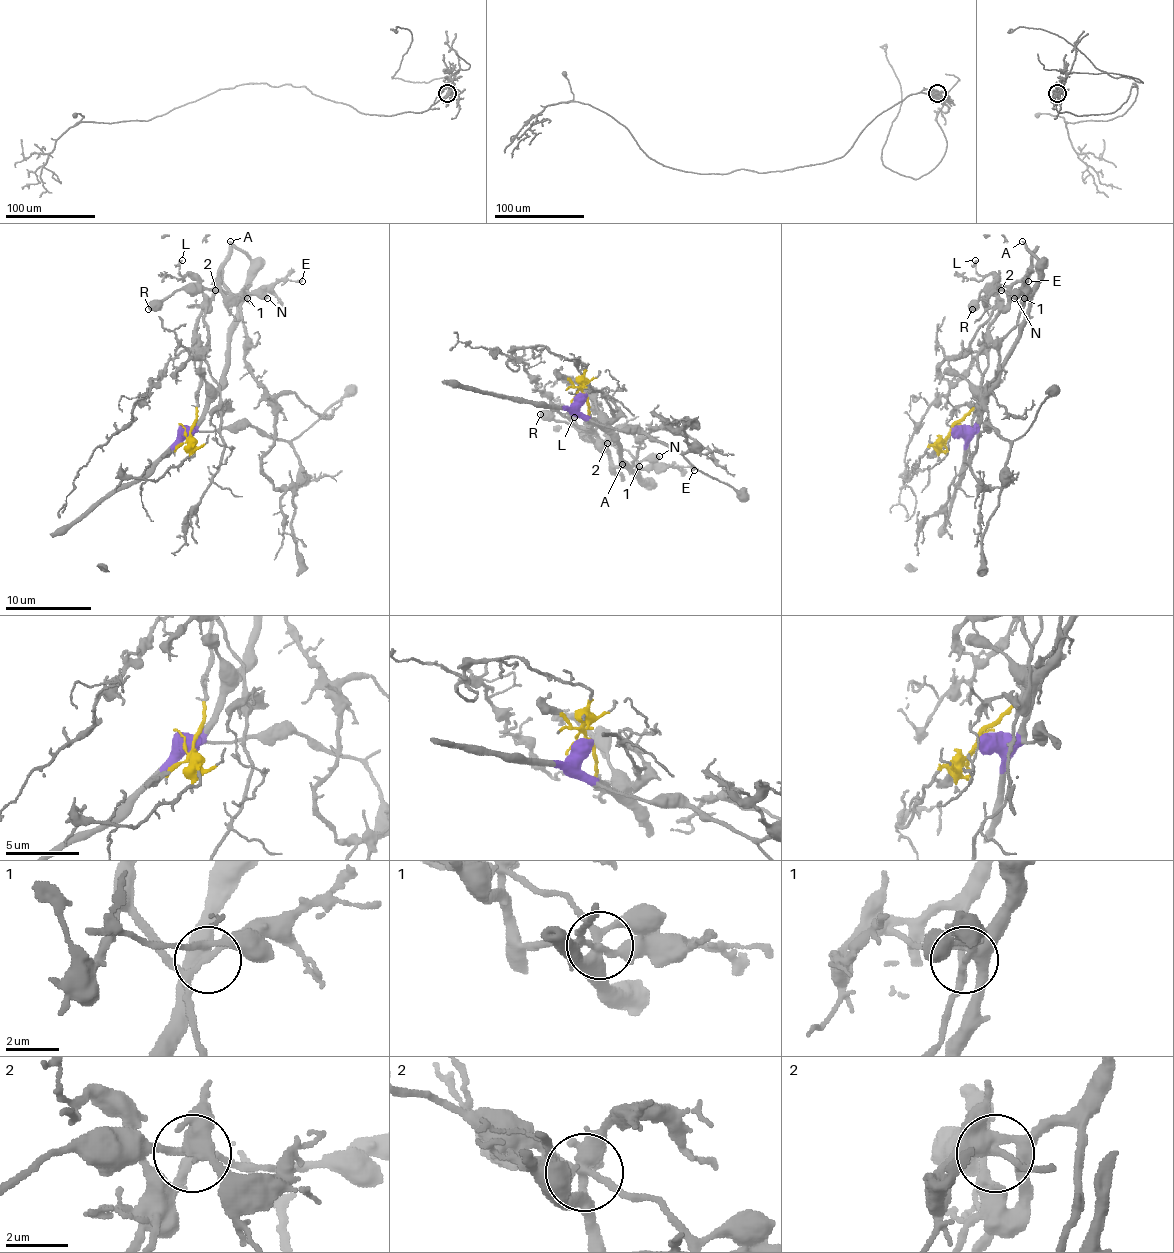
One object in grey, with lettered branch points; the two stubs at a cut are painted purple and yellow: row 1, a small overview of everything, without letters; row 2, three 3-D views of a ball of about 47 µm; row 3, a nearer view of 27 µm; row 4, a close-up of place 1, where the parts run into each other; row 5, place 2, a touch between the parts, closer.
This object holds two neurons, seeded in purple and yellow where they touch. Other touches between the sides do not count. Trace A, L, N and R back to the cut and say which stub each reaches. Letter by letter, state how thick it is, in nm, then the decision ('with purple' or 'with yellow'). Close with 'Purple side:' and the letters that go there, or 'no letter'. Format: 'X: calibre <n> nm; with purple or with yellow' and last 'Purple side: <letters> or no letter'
A: calibre 240 nm; with purple
L: calibre 130 nm; with yellow
N: calibre 550 nm; with purple
R: calibre 750 nm; with purple
Purple side: A, N, R

